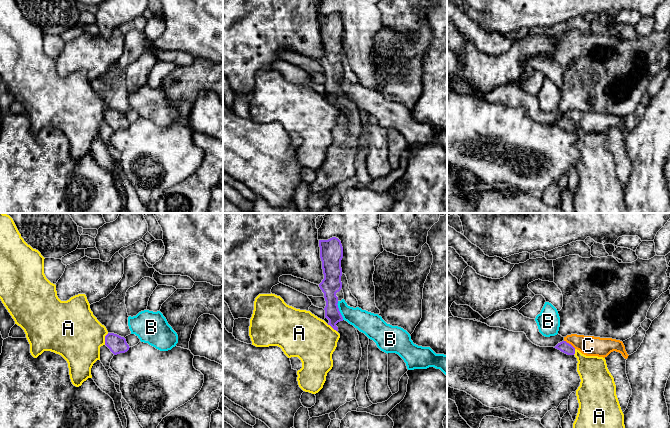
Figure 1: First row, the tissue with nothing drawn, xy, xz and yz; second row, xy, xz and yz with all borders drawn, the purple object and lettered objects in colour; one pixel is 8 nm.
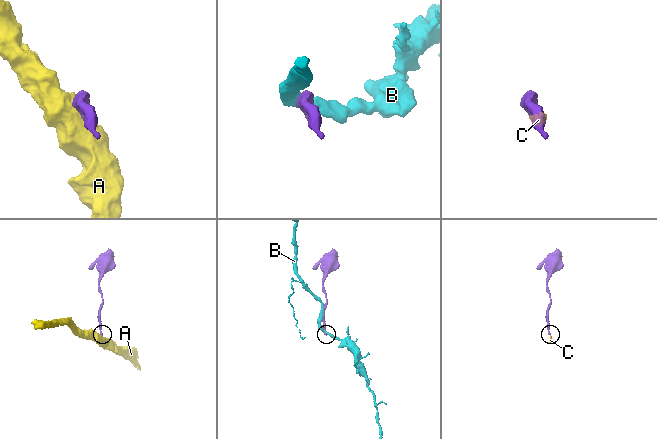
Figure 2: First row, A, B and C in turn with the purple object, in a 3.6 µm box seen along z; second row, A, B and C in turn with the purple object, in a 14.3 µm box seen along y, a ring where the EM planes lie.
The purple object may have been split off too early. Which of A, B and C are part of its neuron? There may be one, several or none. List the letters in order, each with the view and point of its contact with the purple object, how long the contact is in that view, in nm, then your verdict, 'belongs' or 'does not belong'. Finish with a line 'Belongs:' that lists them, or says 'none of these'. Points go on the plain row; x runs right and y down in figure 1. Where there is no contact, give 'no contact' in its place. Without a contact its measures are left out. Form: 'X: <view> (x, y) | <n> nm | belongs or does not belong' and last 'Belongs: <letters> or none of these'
A: xy (105, 115) | 100 nm | does not belong
B: xz (338, 86) | 160 nm | does not belong
C: yz (570, 120) | 120 nm | belongs
Belongs: C

